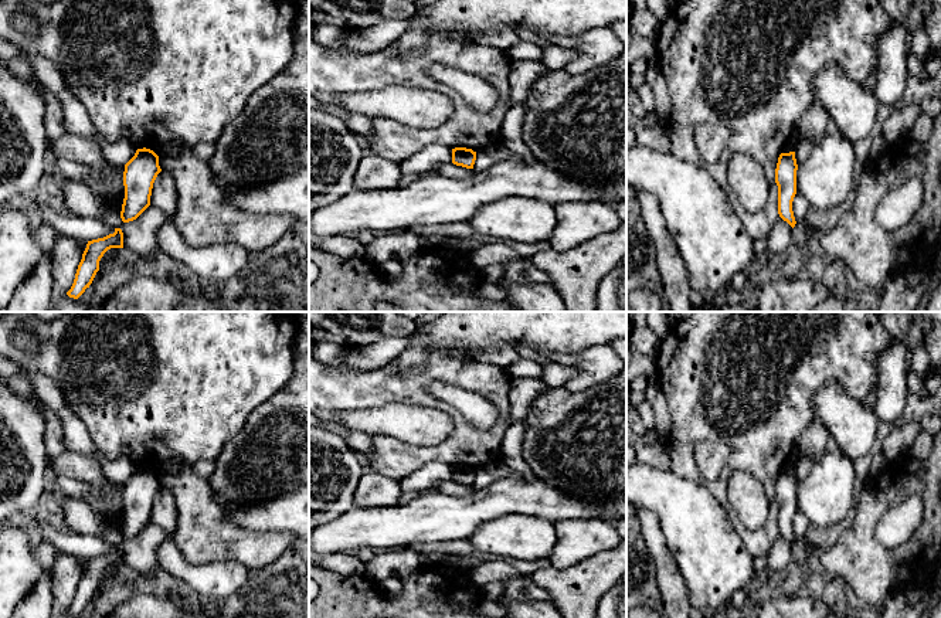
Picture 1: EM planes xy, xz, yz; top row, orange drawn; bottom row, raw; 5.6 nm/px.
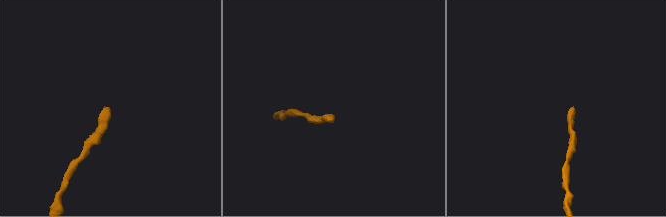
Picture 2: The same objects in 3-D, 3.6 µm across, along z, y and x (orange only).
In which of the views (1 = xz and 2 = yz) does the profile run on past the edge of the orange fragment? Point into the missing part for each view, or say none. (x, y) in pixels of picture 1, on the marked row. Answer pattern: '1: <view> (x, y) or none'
1: none
2: none

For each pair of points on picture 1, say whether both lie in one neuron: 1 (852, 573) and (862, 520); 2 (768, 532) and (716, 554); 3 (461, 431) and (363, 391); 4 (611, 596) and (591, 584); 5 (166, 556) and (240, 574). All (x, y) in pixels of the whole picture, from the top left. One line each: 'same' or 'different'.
1: same
2: different
3: same
4: different
5: same

